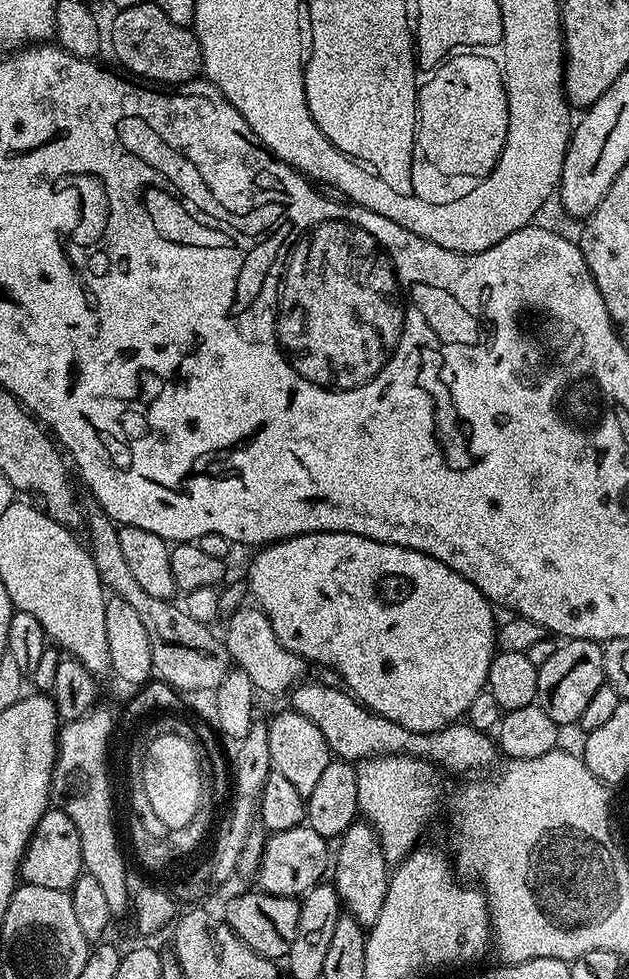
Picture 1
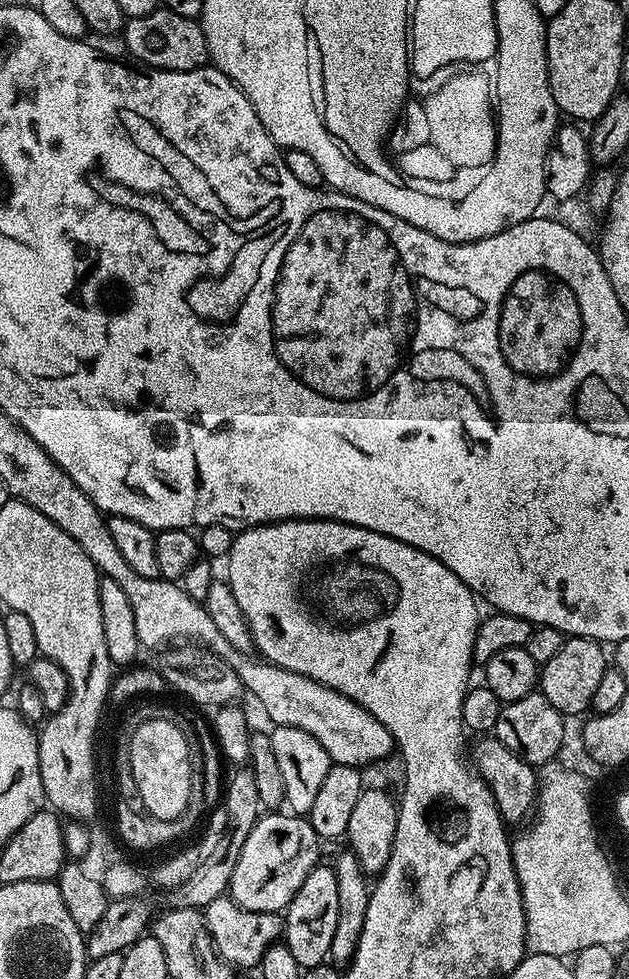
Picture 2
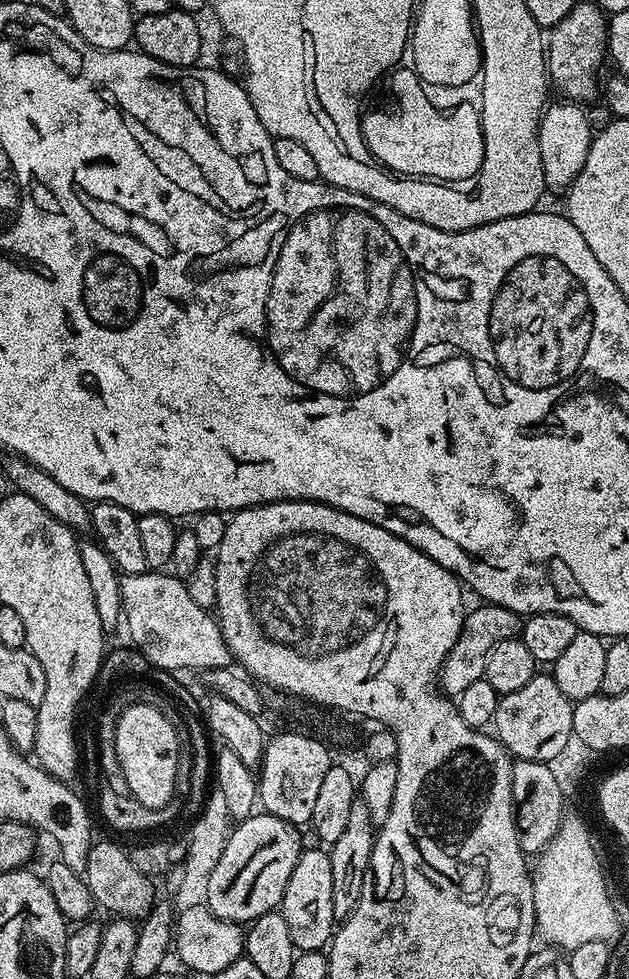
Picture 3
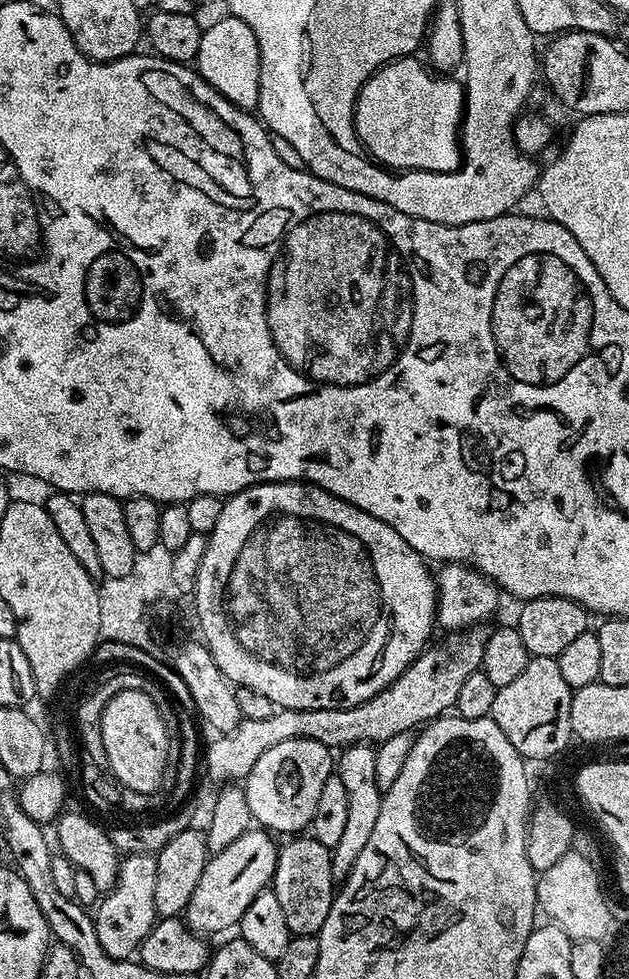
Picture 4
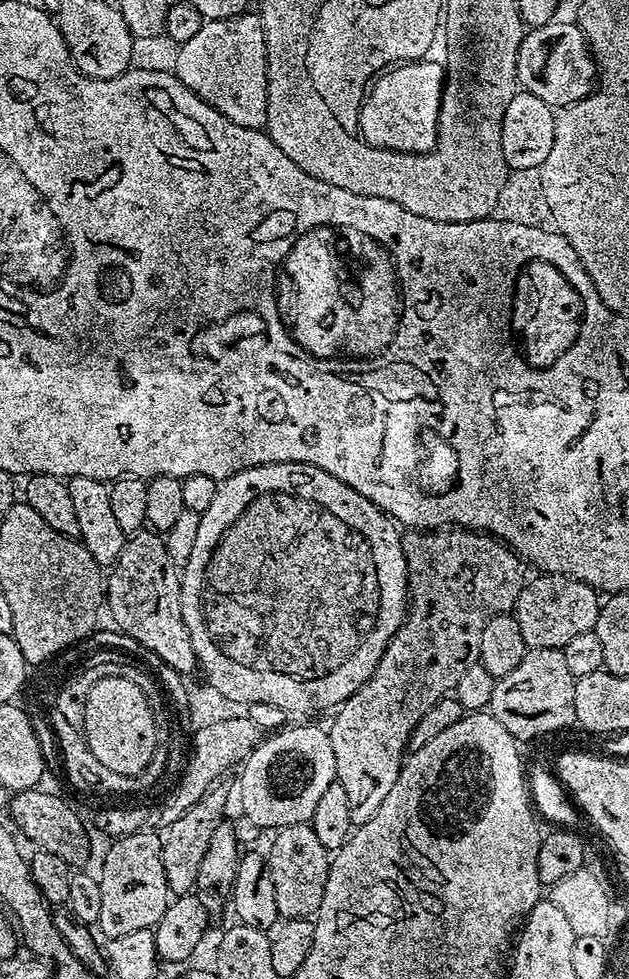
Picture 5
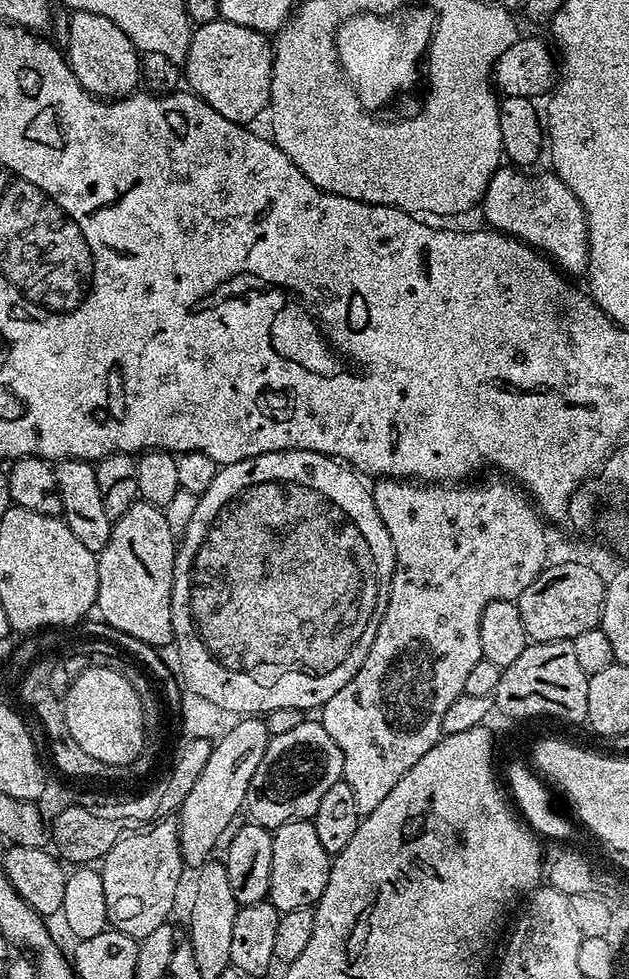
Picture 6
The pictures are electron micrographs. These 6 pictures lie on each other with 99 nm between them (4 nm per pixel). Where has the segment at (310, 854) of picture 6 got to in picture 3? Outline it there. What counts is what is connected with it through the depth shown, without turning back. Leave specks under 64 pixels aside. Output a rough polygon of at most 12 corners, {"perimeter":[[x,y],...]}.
{"perimeter":[[301,851],[278,909],[300,952],[321,951],[338,924],[330,858]]}

